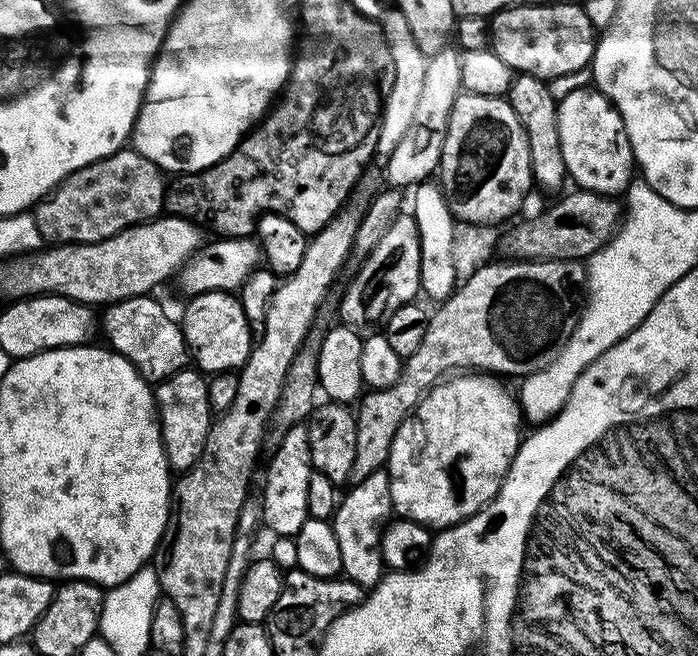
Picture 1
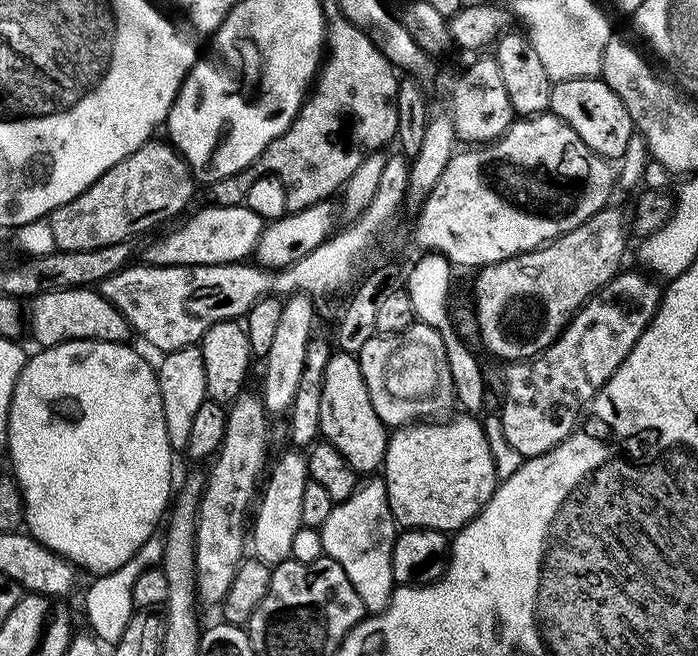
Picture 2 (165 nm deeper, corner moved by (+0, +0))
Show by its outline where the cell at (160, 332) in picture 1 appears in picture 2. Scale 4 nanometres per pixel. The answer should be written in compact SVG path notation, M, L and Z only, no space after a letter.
M67 288L53 292L39 292L26 304L26 328L40 348L53 348L71 340L101 340L115 344L127 341L130 327L127 318L98 290Z

